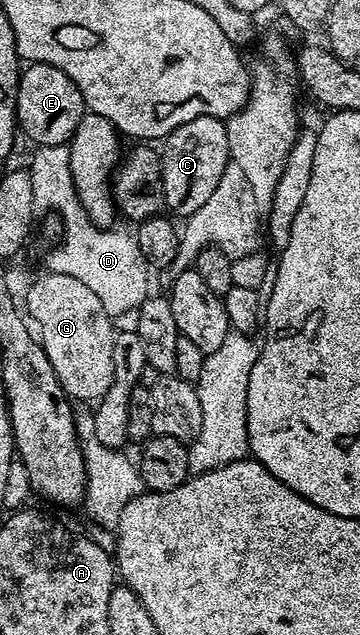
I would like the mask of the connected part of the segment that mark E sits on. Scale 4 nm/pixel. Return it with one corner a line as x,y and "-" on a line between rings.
33,62
21,69
16,93
16,125
23,137
25,134
30,141
37,142
34,143
37,147
47,148
67,143
85,113
82,92
74,80
66,76
66,72
41,62

